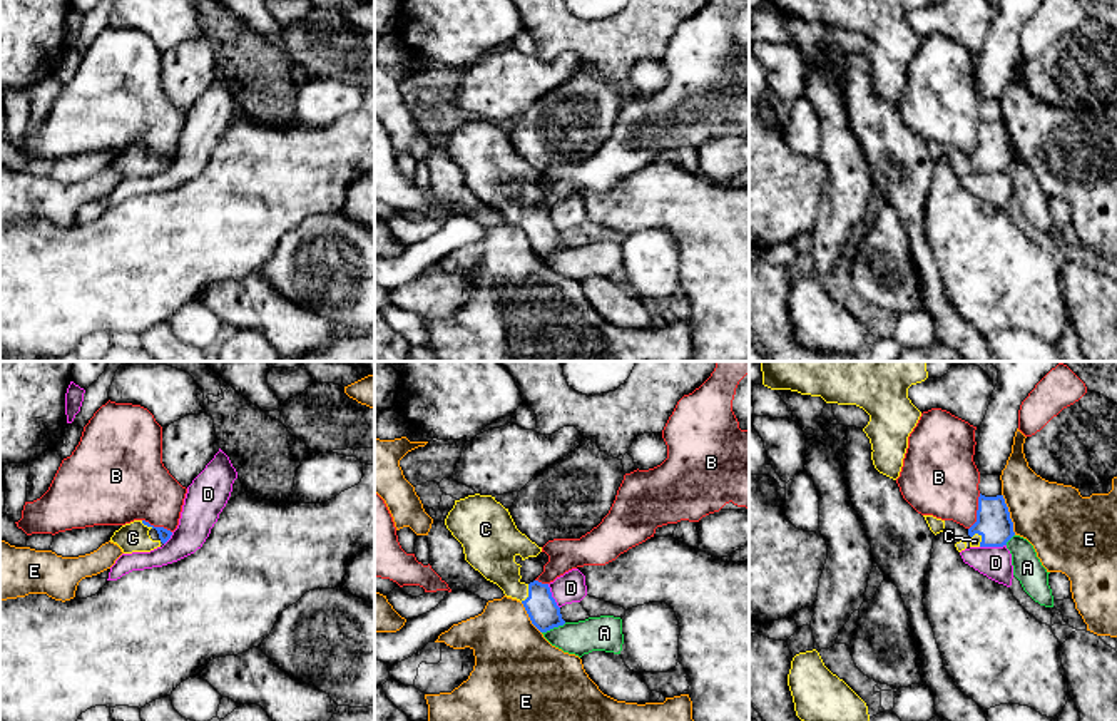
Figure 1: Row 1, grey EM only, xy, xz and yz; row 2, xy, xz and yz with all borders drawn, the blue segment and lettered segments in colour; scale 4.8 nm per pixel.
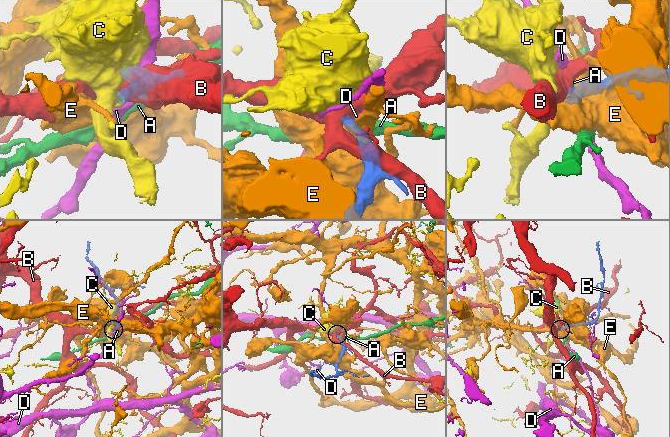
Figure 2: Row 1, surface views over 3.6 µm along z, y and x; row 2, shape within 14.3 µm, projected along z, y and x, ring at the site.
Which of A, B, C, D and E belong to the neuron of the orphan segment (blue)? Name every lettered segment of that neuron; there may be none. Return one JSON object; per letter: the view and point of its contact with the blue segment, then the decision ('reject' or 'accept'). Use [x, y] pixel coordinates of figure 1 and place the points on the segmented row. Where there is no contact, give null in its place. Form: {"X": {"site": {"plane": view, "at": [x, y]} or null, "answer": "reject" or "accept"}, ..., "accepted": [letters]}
{"A": {"site": {"plane": "xz", "at": [554, 626]}, "answer": "reject"}, "B": {"site": {"plane": "yz", "at": [977, 512]}, "answer": "reject"}, "C": {"site": {"plane": "xz", "at": [529, 594]}, "answer": "accept"}, "D": {"site": {"plane": "yz", "at": [992, 546]}, "answer": "reject"}, "E": {"site": {"plane": "yz", "at": [1009, 514]}, "answer": "reject"}, "accepted": ["C"]}

